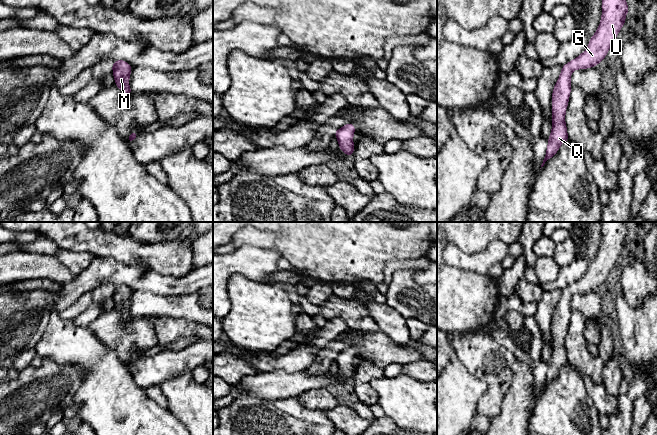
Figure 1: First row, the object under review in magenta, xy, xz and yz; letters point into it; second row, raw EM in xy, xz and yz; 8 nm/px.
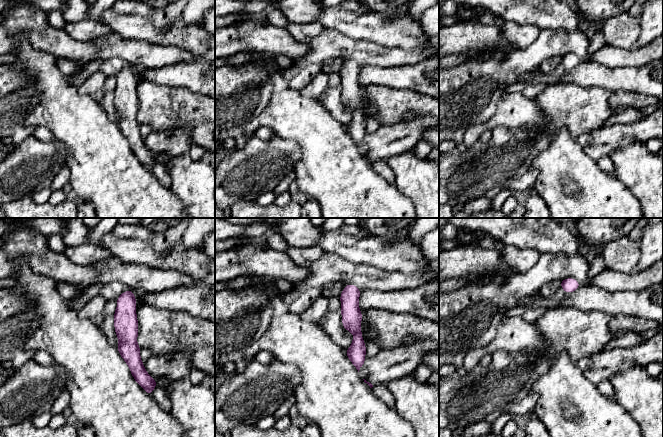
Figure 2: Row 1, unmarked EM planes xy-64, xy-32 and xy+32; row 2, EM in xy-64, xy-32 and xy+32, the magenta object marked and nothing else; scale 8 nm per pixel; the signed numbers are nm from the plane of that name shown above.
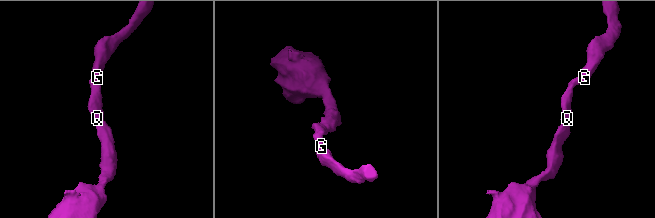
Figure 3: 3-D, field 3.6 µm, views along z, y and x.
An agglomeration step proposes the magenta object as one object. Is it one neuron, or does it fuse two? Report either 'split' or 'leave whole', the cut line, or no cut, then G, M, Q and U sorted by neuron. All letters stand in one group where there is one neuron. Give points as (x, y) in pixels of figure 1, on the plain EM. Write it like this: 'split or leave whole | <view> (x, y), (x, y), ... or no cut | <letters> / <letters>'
leave whole | no cut | G M Q U

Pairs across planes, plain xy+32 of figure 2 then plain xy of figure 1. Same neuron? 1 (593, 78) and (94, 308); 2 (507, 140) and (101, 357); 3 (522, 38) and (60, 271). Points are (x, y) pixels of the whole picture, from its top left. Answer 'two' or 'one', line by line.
1: two
2: two
3: two

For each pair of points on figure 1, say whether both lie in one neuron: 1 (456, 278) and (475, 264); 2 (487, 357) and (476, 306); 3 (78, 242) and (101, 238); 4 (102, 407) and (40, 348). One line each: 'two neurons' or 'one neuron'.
1: two neurons
2: two neurons
3: one neuron
4: one neuron

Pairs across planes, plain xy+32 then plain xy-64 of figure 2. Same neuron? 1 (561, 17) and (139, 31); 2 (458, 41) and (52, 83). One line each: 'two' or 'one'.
1: one
2: two

